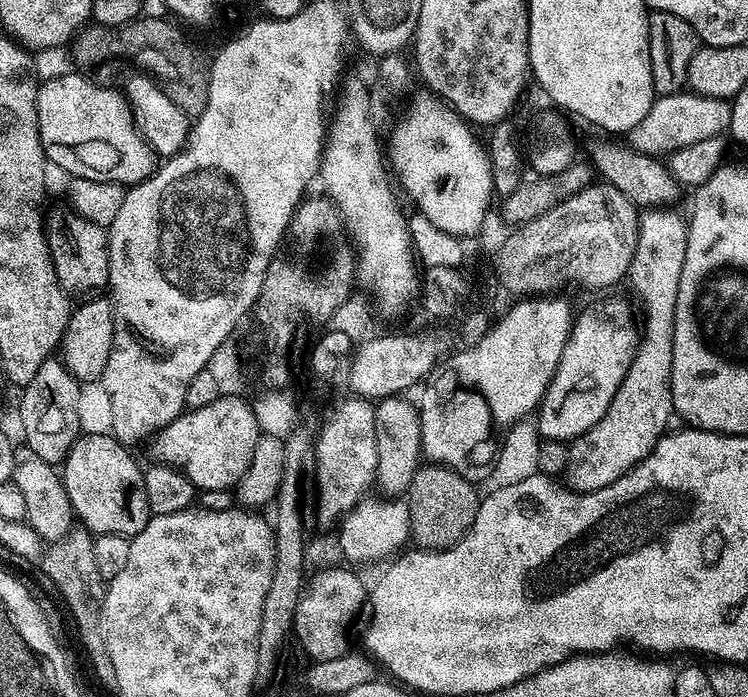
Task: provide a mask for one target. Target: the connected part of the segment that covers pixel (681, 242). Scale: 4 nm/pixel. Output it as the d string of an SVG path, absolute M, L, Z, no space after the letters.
M644 210L639 213L640 233L634 246L634 258L628 267L627 279L632 280L632 288L638 299L644 303L644 320L642 316L642 335L636 349L636 357L622 378L622 386L618 386L618 394L610 402L606 414L598 418L590 430L576 437L567 445L568 461L562 473L571 491L593 492L610 486L618 478L622 478L636 465L642 463L650 454L661 436L669 431L668 419L673 419L672 407L672 363L674 362L674 318L678 302L678 282L682 278L682 266L686 262L686 242L688 241L688 226L685 217L680 217L676 210Z

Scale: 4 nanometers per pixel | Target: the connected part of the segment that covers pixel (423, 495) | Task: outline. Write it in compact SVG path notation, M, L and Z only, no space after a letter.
M434 463L417 468L406 493L411 543L420 550L443 550L452 547L468 533L468 527L474 522L476 512L480 509L480 502L476 484L462 478L454 470Z

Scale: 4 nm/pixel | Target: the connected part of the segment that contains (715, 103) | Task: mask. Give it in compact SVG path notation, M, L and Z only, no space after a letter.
M681 90L669 96L657 96L653 100L646 118L632 128L630 147L642 155L667 158L686 146L694 146L694 142L706 142L706 138L724 136L731 127L732 105L729 101Z

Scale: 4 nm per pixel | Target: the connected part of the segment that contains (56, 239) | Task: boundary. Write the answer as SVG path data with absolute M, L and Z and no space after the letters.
M65 210L47 213L46 231L50 258L54 262L54 274L58 274L58 282L65 294L76 302L101 299L108 292L110 278L106 229L77 216L71 210Z

